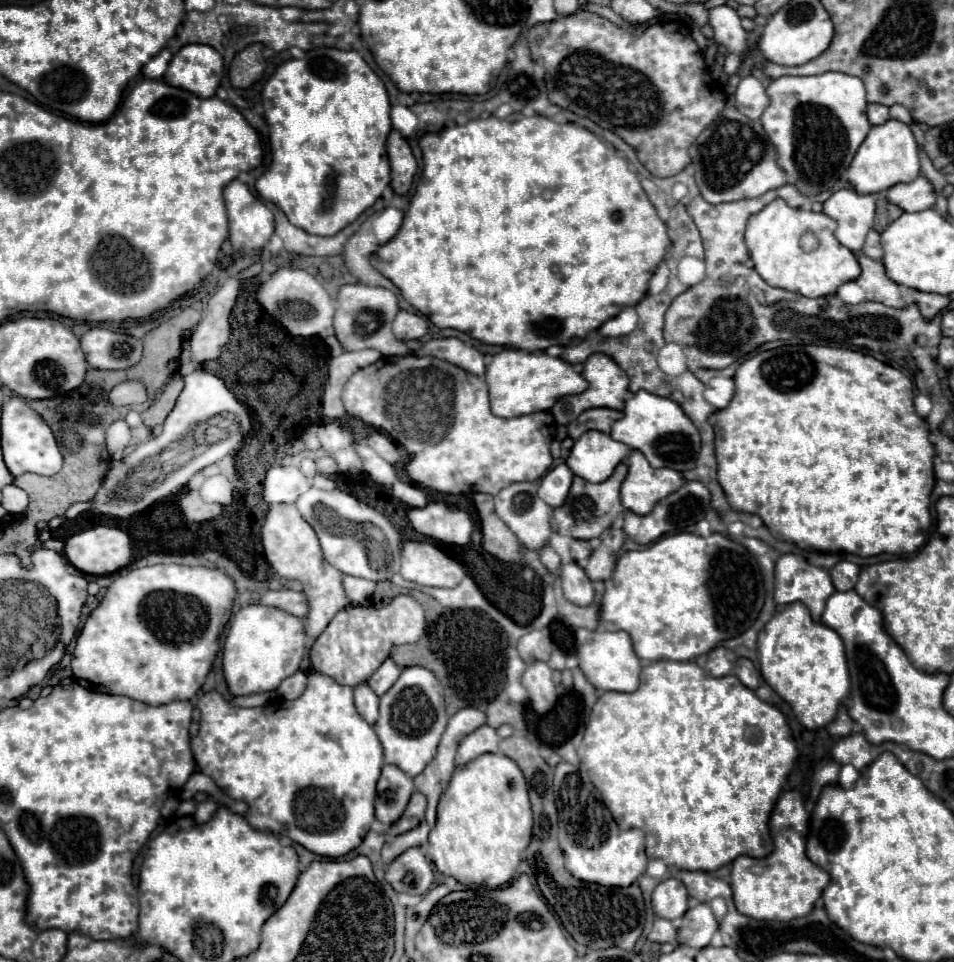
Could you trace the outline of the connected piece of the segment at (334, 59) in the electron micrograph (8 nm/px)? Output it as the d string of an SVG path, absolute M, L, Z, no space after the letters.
M311 48L305 58L299 60L289 60L285 64L281 64L277 68L277 72L267 80L265 88L263 88L263 106L265 110L265 120L269 124L269 142L272 153L272 160L267 172L257 180L255 188L257 192L267 200L273 202L275 206L279 206L285 216L289 218L289 222L293 222L295 226L303 228L309 234L317 234L317 236L333 236L339 230L343 230L347 224L351 224L363 210L367 210L369 206L375 204L375 200L383 194L385 186L391 182L389 176L389 160L387 160L387 152L385 152L385 140L389 136L391 130L391 118L389 118L389 94L385 90L383 80L367 66L367 62L361 58L361 54L357 50L337 50L337 48Z

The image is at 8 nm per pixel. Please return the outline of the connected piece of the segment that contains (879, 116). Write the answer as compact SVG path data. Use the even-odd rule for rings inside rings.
M869 104L867 106L867 116L869 116L869 122L873 126L875 124L885 124L889 120L889 108L881 106L881 104Z

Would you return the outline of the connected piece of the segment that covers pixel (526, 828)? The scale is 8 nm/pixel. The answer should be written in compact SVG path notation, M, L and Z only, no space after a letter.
M483 754L465 766L457 766L447 792L437 806L437 824L429 834L429 858L445 876L453 876L461 884L483 884L501 888L515 876L521 854L531 842L533 814L527 796L527 782L519 766L503 754Z

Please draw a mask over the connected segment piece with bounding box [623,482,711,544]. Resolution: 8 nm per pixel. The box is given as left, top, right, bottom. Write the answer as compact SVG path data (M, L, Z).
M687 482L685 486L681 486L677 492L669 494L667 498L663 498L651 514L647 516L637 516L633 512L625 514L625 534L635 540L637 544L649 544L653 540L657 540L663 534L673 534L673 532L681 532L687 530L689 526L695 526L701 518L703 518L703 510L709 506L711 494L709 490L701 484L701 482Z

